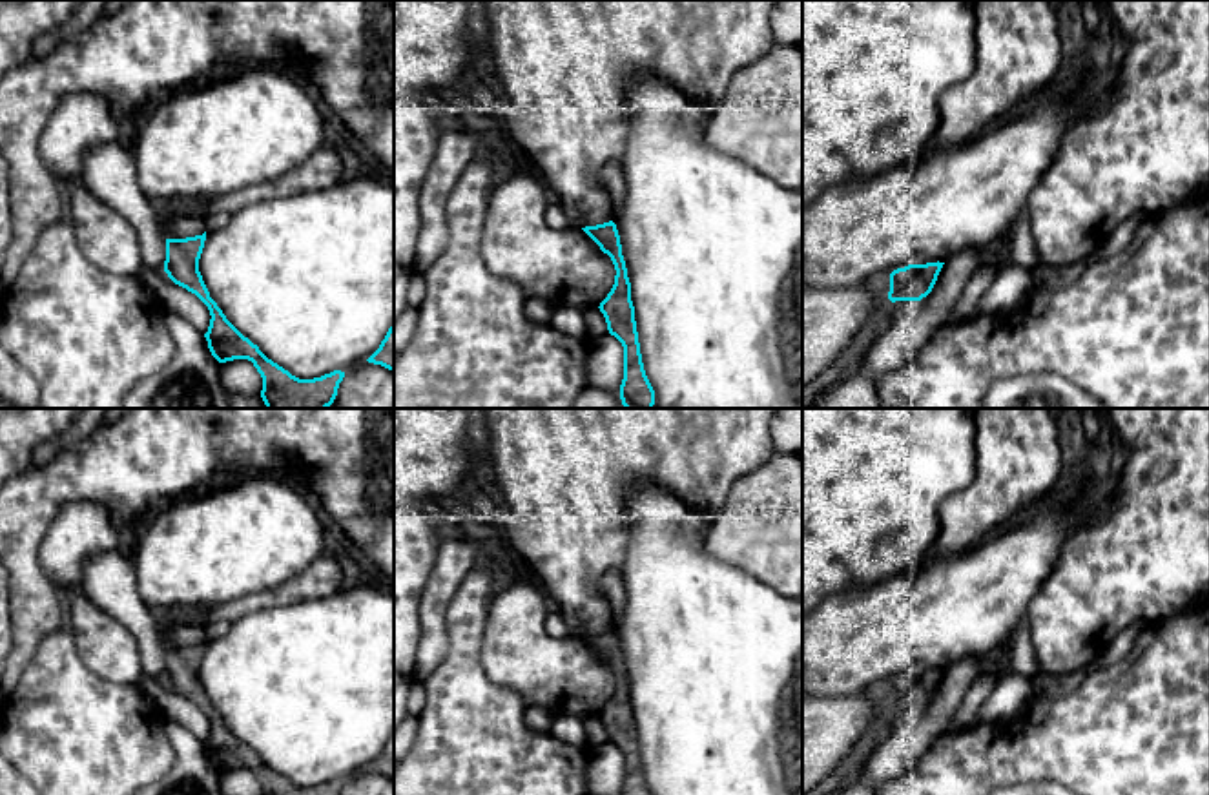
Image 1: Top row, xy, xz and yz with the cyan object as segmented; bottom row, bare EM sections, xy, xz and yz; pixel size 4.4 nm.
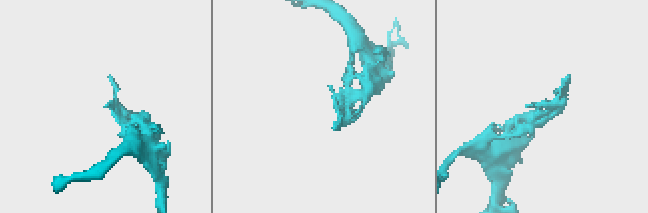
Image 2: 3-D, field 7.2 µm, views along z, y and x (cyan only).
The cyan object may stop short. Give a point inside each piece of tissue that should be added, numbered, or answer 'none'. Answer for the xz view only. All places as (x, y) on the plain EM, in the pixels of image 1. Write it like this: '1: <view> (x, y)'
none

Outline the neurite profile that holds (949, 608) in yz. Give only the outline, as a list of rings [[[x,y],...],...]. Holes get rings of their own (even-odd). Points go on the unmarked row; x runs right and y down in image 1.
[[[1083,487],[1074,503],[1030,511],[966,552],[934,554],[914,571],[824,598],[802,614],[802,695],[848,697],[908,673],[946,671],[966,656],[1003,655],[1065,542],[1101,514],[1101,494],[1098,487]]]

